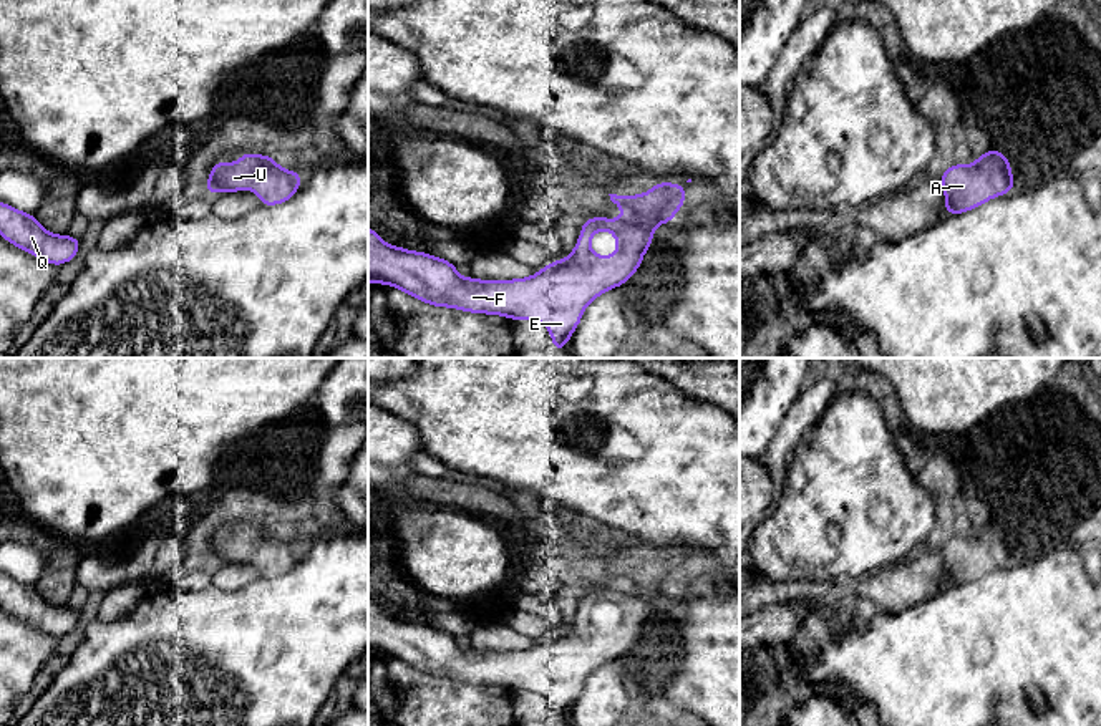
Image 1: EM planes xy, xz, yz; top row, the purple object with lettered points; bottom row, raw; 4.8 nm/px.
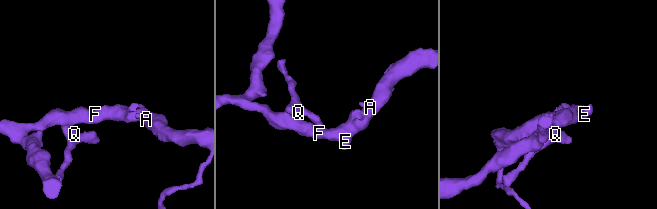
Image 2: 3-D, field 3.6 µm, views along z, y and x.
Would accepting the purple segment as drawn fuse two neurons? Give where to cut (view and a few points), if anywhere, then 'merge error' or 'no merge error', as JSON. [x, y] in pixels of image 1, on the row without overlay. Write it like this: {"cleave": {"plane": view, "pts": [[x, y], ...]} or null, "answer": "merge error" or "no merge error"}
{"cleave": null, "answer": "no merge error"}

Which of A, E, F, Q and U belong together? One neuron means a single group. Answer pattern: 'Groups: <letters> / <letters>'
Groups: A E F Q U

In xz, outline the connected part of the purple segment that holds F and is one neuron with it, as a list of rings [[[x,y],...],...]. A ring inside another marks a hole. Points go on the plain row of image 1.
[[[658,554],[640,567],[609,565],[627,583],[625,588],[585,590],[569,628],[516,651],[461,650],[454,635],[388,617],[368,598],[368,655],[396,658],[434,678],[541,693],[550,703],[552,719],[564,723],[584,680],[638,641],[652,617],[652,602],[673,593],[685,575],[685,564],[681,555]],[[599,602],[615,605],[615,625],[602,628],[590,622],[590,608]]]

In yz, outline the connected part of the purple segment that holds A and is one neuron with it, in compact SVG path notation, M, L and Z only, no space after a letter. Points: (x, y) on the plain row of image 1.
M997 520L987 522L968 537L953 534L939 550L948 587L967 583L1015 560L1010 532Z

